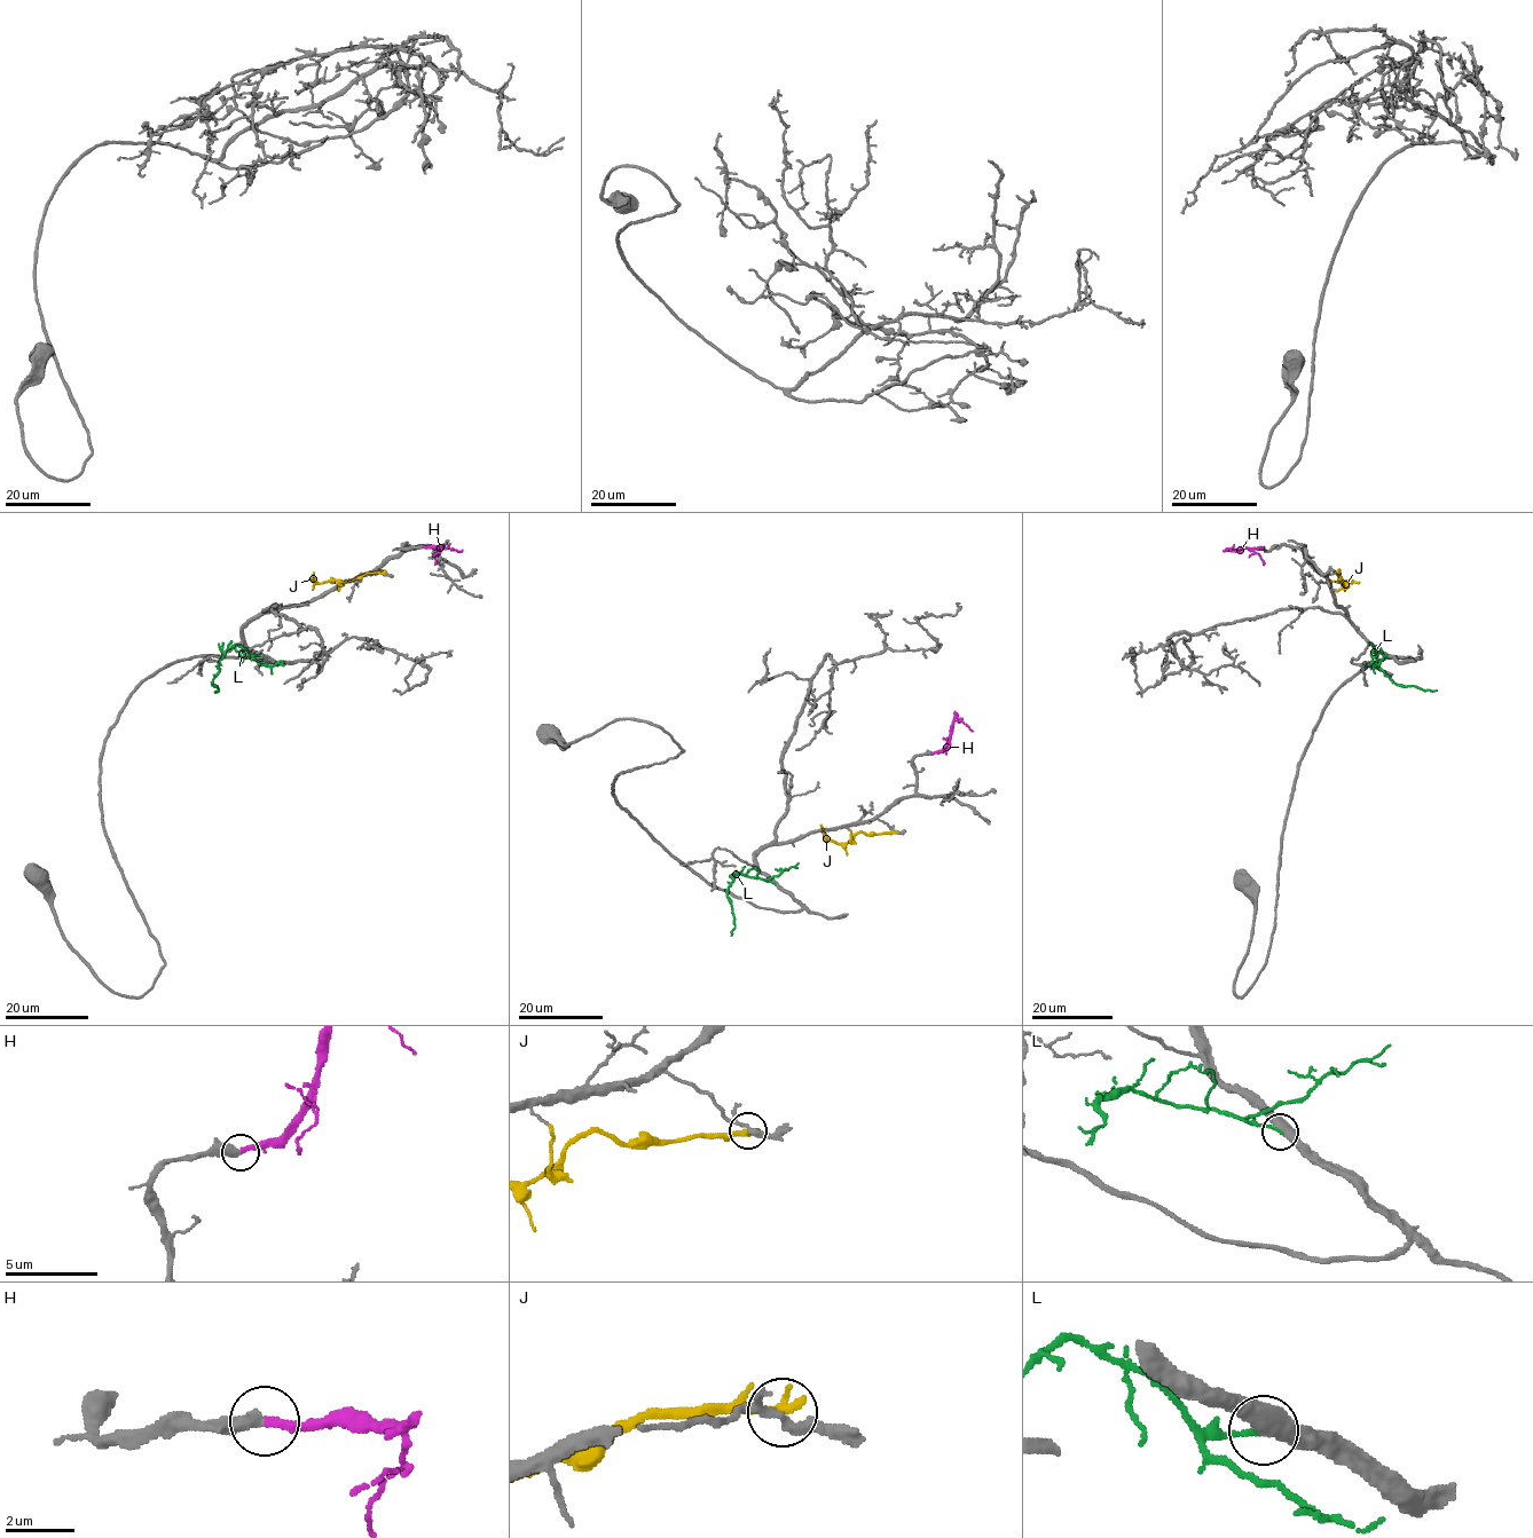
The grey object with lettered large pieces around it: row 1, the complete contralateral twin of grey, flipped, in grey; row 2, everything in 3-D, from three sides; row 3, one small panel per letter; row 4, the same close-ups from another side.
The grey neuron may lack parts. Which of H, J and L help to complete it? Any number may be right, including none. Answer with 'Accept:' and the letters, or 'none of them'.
Accept: H

